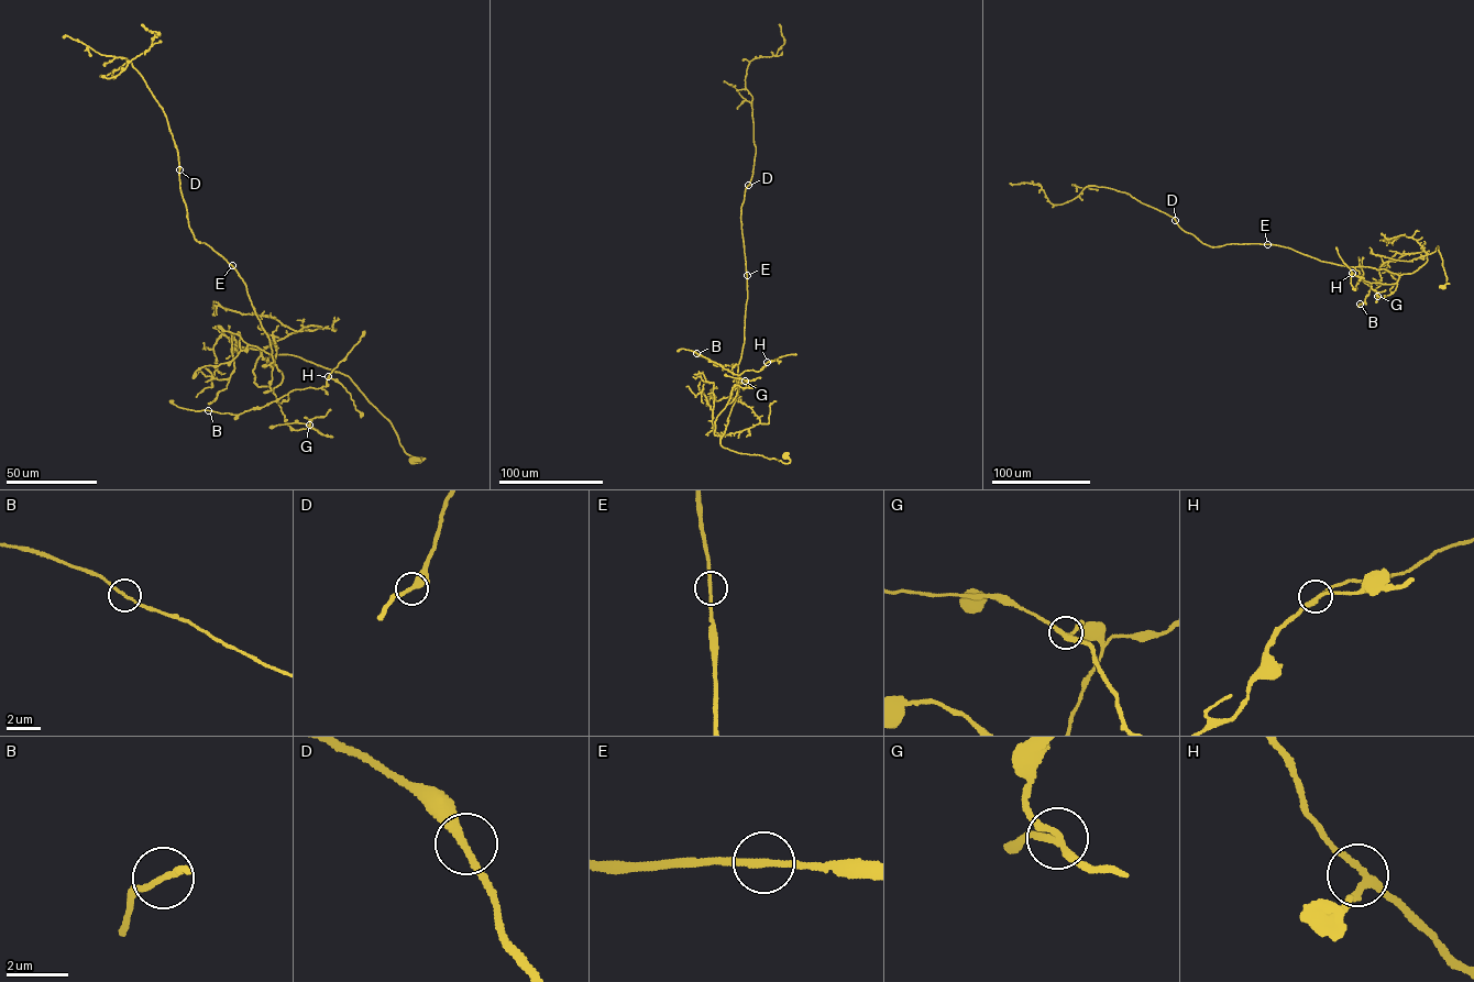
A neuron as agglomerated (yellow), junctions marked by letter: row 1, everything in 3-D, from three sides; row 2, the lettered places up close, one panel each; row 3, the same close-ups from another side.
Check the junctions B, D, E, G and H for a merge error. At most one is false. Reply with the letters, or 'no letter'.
no letter

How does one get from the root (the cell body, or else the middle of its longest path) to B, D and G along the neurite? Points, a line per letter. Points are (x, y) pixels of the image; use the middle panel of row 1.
B: (784, 455), (789, 463), (722, 445), (721, 436), (714, 433), (715, 421), (737, 385), (739, 376), (696, 353)
D: (784, 455), (789, 463), (737, 452), (714, 432), (736, 395), (744, 343), (740, 208), (748, 185)
G: (784, 455), (789, 463), (723, 448), (714, 433), (733, 387), (750, 387), (745, 381)

